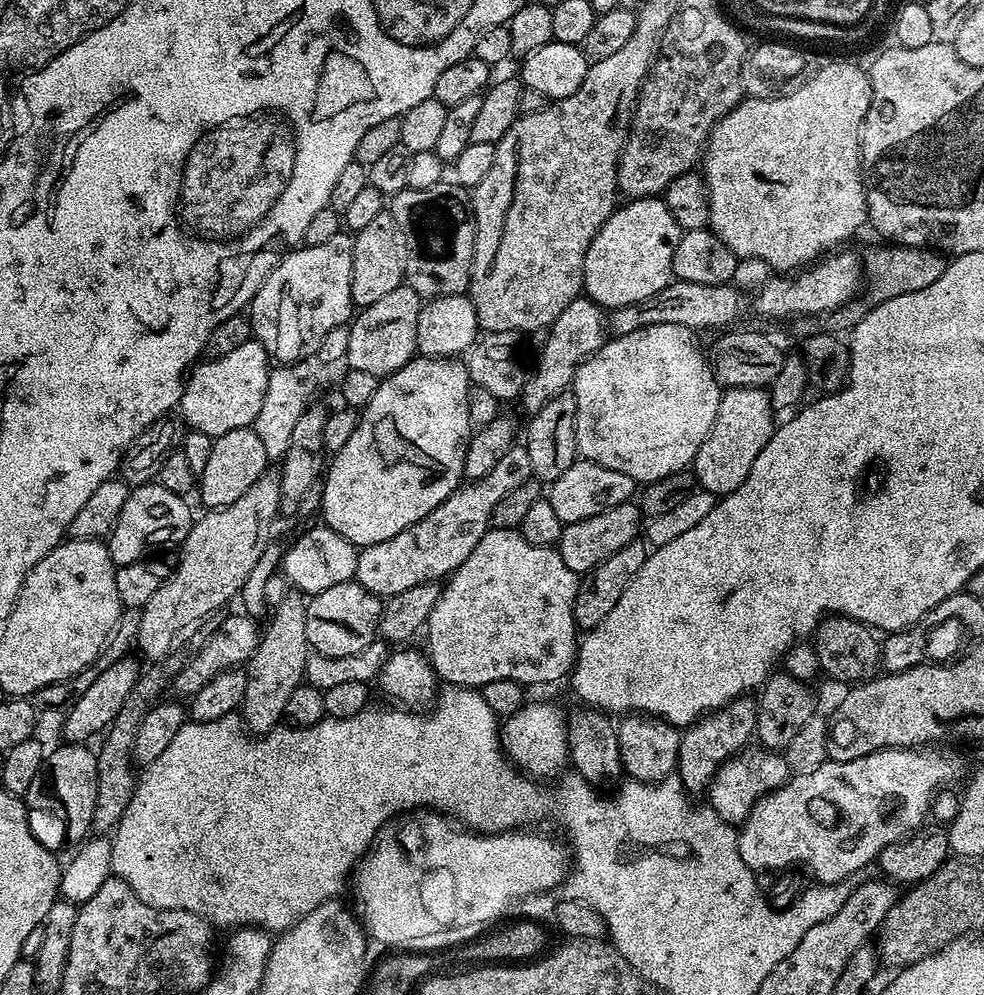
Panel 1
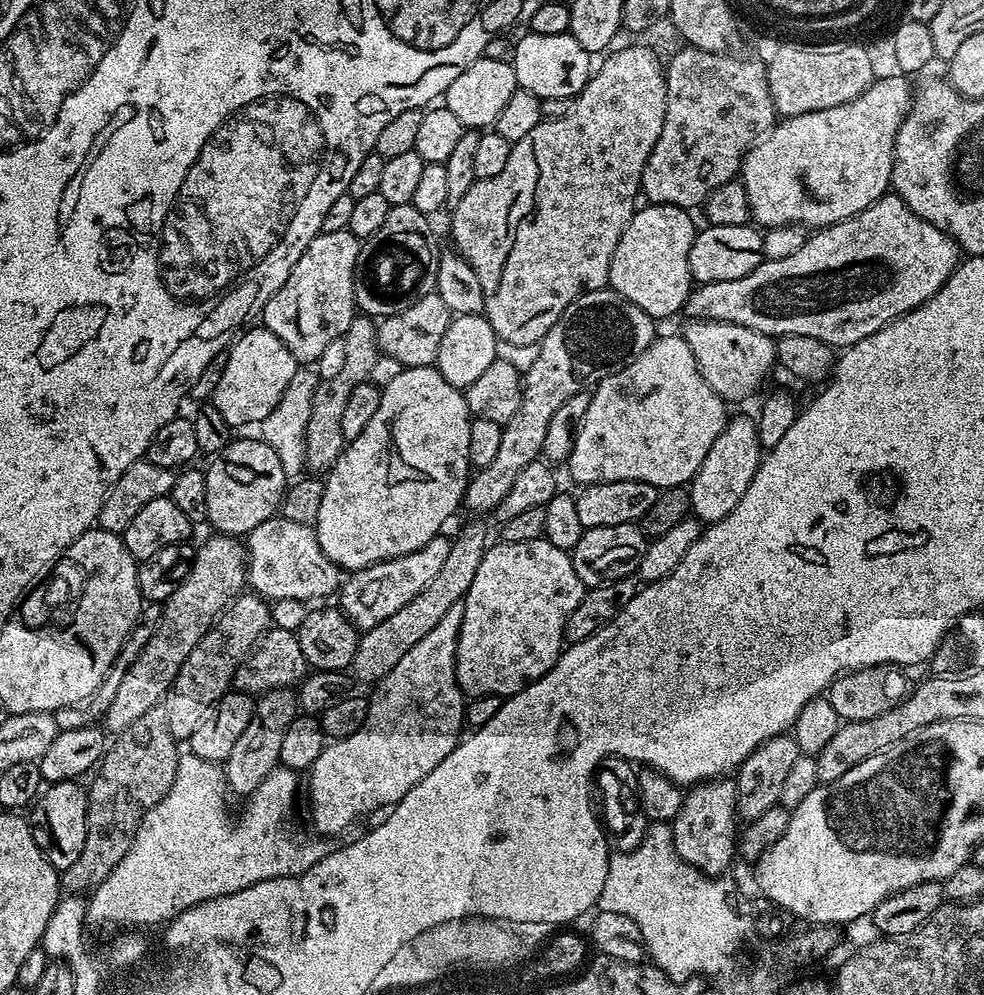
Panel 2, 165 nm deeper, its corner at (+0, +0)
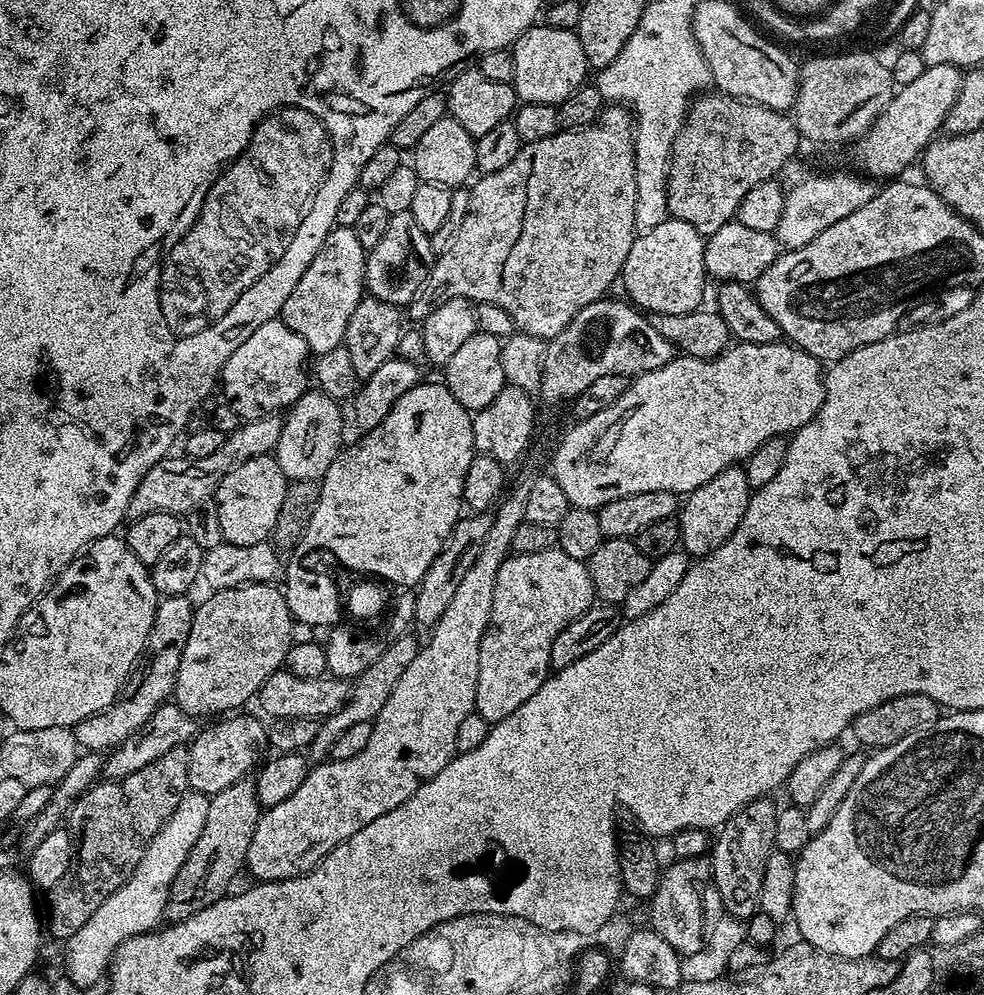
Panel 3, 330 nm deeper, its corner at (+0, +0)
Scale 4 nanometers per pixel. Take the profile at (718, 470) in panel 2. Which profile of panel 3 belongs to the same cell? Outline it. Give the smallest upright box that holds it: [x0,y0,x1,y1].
[678,466,753,558]

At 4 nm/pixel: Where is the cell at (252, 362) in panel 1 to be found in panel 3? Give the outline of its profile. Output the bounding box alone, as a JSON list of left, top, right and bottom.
[219,318,310,421]

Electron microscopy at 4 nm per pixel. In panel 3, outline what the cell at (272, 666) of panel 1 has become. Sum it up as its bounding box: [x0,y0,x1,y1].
[165,777,261,923]

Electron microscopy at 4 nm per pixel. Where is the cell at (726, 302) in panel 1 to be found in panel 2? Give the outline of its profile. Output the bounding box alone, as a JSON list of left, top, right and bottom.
[686,194,962,350]

